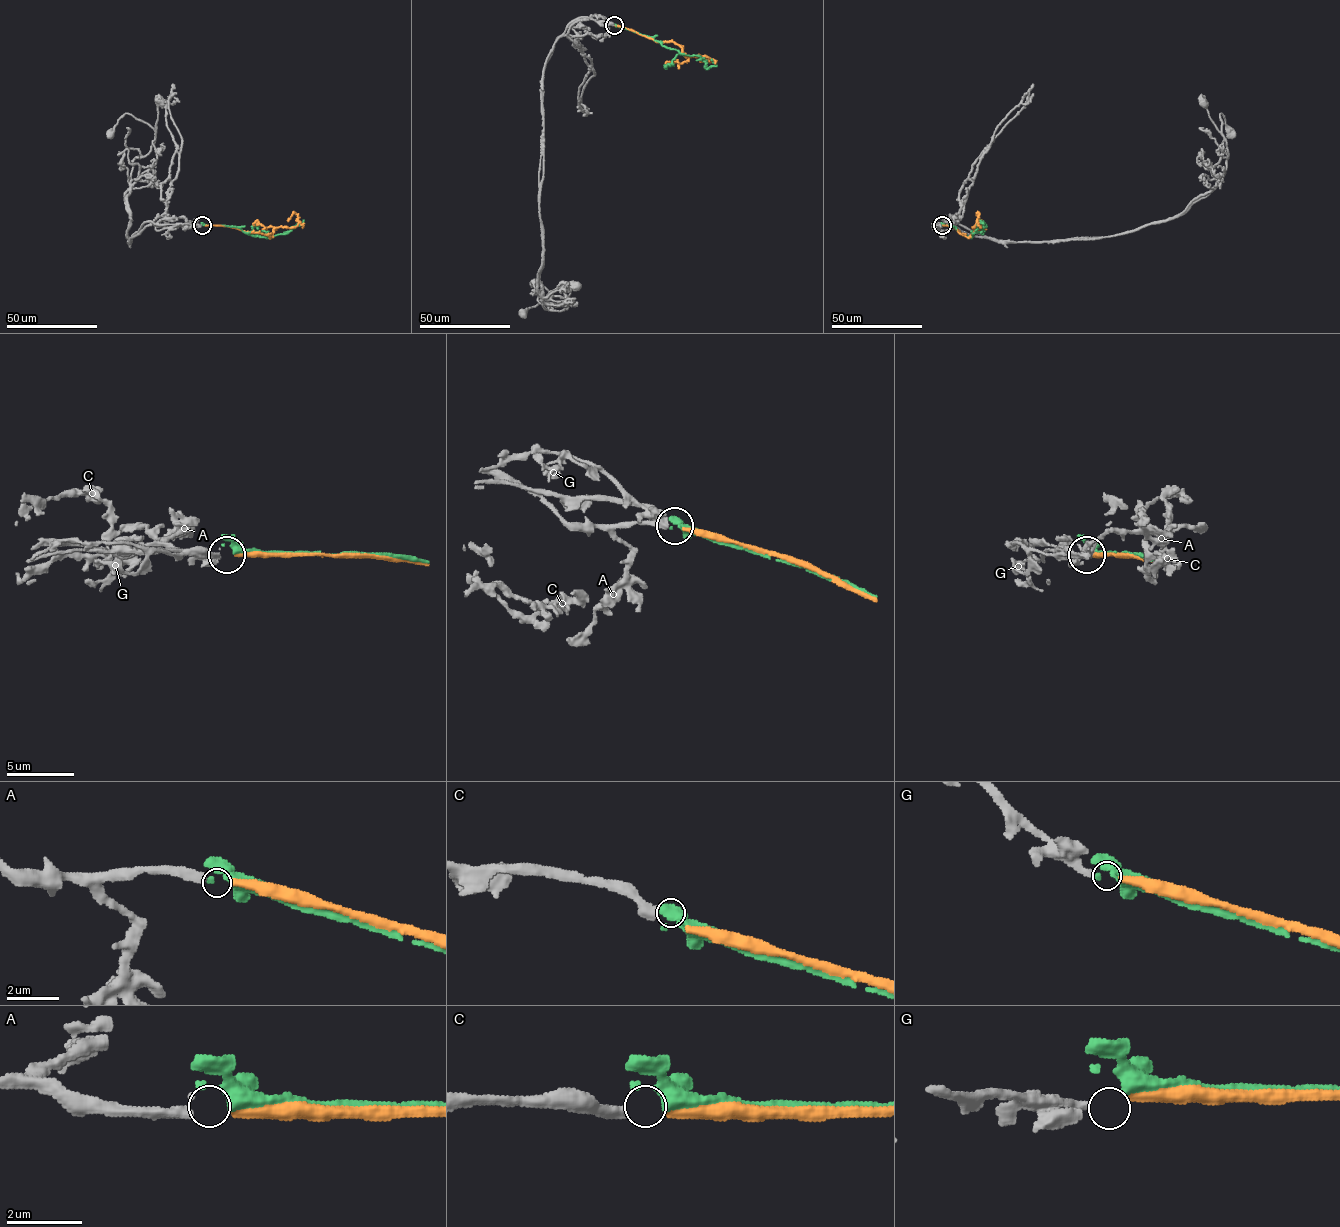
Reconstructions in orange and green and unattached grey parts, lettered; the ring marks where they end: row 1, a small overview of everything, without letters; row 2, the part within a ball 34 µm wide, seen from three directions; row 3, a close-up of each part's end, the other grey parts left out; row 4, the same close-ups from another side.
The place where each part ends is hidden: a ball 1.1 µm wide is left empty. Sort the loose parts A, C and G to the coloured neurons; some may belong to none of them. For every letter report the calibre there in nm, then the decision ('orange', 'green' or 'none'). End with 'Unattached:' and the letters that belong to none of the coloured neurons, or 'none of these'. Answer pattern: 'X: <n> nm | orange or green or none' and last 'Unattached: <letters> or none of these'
A: 340 nm | orange
C: 320 nm | green
G: 240 nm | none
Unattached: G

